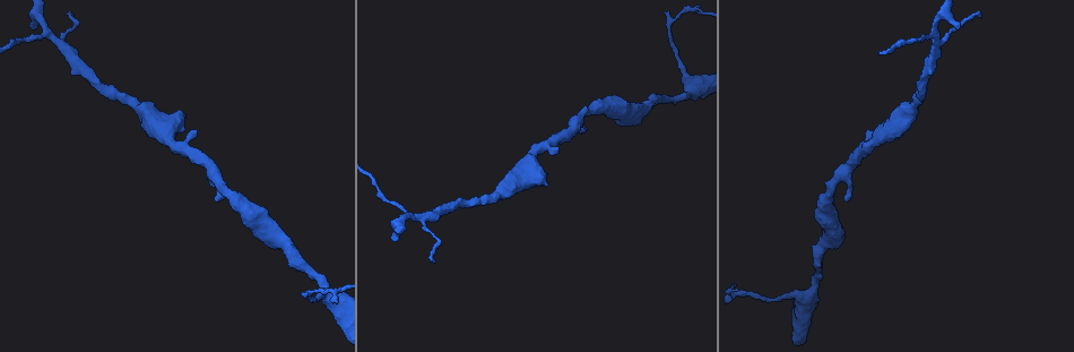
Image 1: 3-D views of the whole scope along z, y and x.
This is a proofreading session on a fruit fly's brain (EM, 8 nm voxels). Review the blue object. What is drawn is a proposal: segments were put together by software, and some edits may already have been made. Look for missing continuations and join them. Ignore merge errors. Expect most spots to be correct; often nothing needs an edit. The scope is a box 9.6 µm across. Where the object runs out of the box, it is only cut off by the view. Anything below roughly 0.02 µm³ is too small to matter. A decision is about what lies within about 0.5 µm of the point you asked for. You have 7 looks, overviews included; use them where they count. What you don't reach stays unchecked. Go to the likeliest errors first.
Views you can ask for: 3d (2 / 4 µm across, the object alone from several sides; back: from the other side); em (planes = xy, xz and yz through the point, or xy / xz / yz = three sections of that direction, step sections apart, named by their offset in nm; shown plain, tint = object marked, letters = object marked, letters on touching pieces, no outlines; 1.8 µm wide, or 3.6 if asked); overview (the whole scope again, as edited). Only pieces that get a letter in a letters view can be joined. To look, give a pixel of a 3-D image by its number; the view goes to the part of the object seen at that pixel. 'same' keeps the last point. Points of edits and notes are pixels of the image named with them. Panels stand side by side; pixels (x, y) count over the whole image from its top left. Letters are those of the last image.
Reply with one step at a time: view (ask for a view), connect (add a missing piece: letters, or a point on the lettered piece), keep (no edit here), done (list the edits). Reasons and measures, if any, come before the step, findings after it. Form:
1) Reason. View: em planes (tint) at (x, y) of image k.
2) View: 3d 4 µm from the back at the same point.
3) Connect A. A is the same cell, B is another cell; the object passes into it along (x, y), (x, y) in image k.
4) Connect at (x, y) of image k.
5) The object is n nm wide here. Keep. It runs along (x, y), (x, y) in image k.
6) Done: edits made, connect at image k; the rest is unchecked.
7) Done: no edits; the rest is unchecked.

Branch stops here. View: em 3.6 µm xy step 16 (letters) at (959, 28) of image 1.

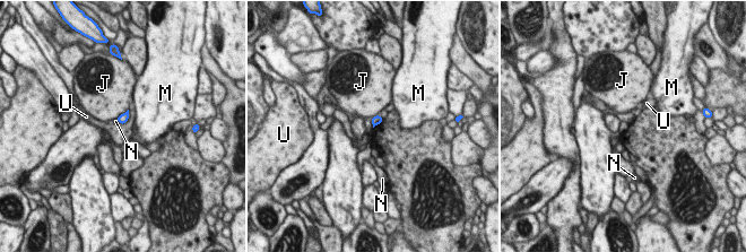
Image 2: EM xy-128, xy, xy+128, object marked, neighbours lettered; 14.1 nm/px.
Cut it another way. View: em 3.6 µm planes (letters) at the same point.

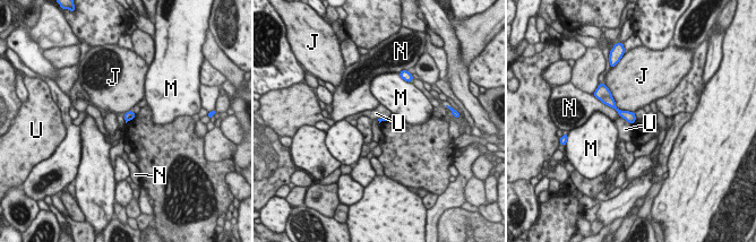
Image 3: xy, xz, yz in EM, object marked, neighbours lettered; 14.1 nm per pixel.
Keep. J, M, N and U are other cells; no lettered piece goes on from it.

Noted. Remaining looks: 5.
An open end. View: 3d 4 µm at (215, 197) of image 1.

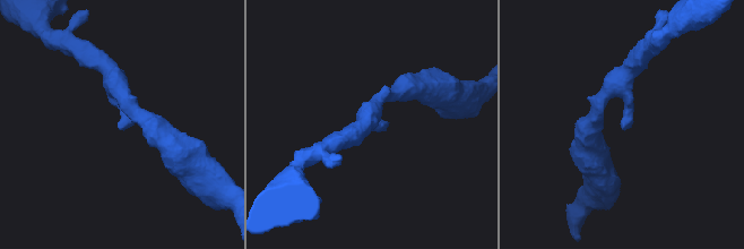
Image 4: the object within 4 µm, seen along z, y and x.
View: em planes (letters) at (623, 126) of image 4.

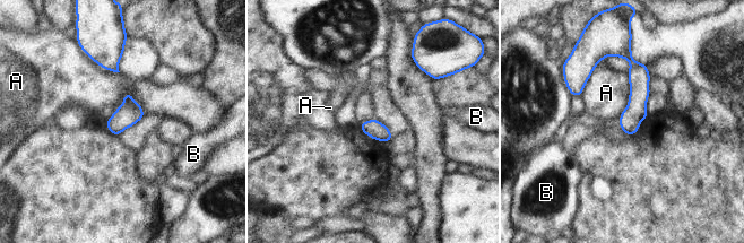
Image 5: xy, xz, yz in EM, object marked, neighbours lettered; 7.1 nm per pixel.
The object is 140 nm wide here. Keep. A and B are other cells; a border runs along (114, 110), (129, 92), (145, 114) in image 5; none of them fits.

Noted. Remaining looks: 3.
Branch stops here. View: em planes (letters) at (196, 132) of image 1.

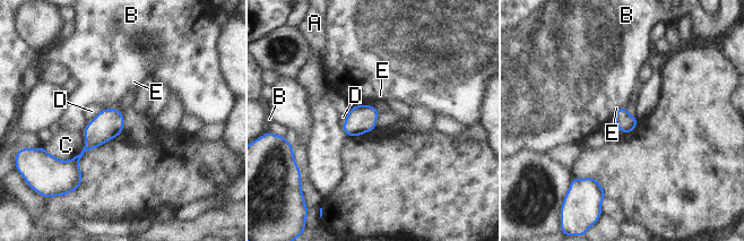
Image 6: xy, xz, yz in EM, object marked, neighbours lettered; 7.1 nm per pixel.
The object is 140 nm wide here. Keep. A, B, C, D and E are other cells; no lettered piece goes on from it.

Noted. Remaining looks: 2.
Done: no edits; the rest is unchecked.

